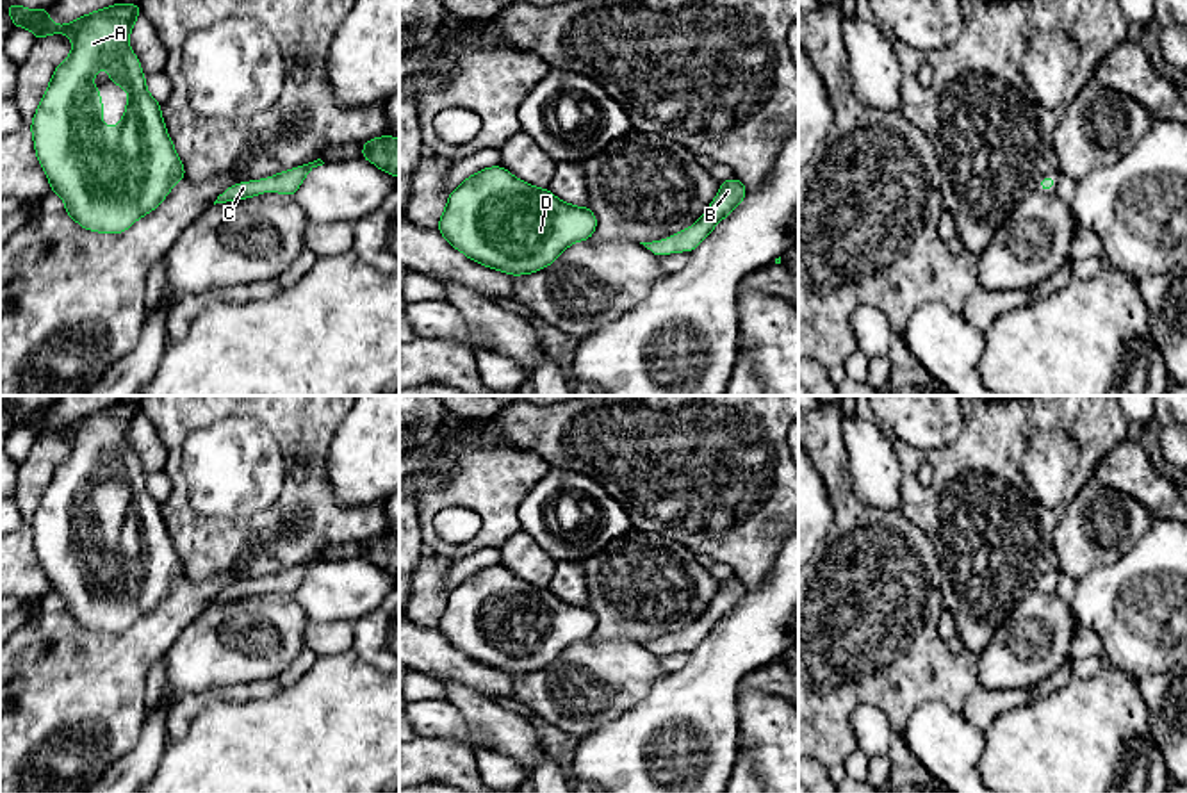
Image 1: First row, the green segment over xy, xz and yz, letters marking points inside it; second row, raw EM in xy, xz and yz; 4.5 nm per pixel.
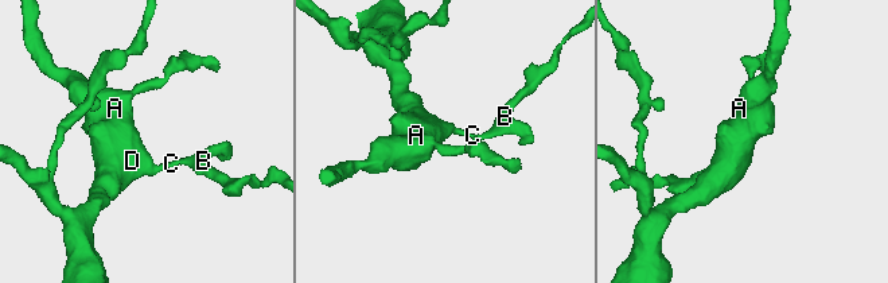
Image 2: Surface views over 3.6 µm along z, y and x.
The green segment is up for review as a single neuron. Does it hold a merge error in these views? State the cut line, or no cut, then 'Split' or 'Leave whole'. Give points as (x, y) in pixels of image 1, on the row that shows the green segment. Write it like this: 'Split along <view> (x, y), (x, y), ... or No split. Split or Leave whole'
No split. Leave whole

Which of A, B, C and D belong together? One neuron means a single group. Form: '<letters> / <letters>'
A B C D

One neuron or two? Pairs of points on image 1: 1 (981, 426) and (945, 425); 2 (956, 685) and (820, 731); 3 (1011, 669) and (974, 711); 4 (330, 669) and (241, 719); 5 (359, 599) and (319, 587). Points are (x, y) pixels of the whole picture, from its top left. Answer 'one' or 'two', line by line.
1: two
2: one
3: two
4: one
5: one

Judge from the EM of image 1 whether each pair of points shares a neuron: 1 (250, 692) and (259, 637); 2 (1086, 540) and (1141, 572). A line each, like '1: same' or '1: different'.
1: different
2: different

